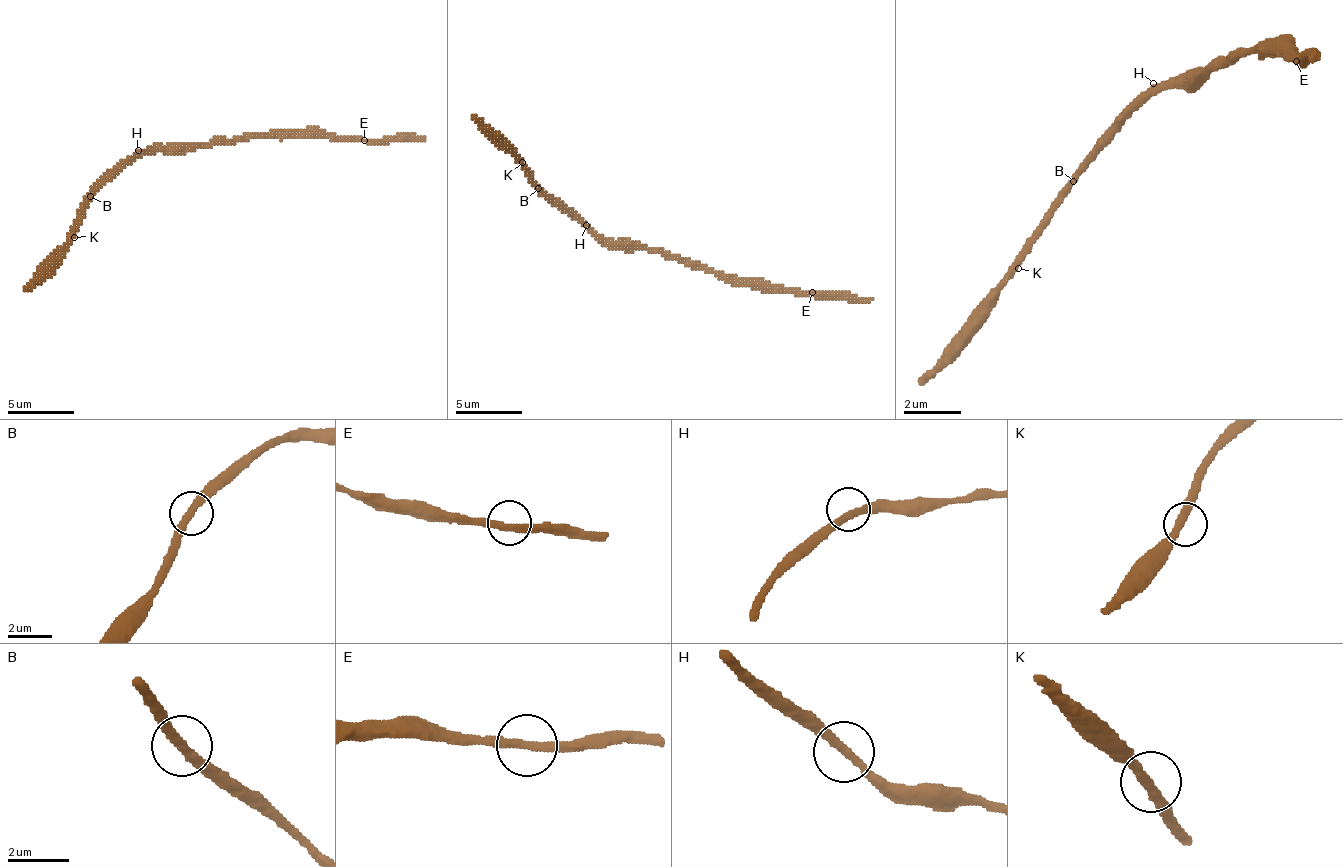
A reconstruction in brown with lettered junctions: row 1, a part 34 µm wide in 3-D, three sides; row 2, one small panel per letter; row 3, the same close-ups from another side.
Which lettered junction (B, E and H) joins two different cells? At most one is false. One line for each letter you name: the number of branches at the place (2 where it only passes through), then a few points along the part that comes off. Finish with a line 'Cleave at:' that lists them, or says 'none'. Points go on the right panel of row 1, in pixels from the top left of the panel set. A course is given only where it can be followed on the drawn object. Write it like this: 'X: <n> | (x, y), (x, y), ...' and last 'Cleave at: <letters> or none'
Cleave at: none

